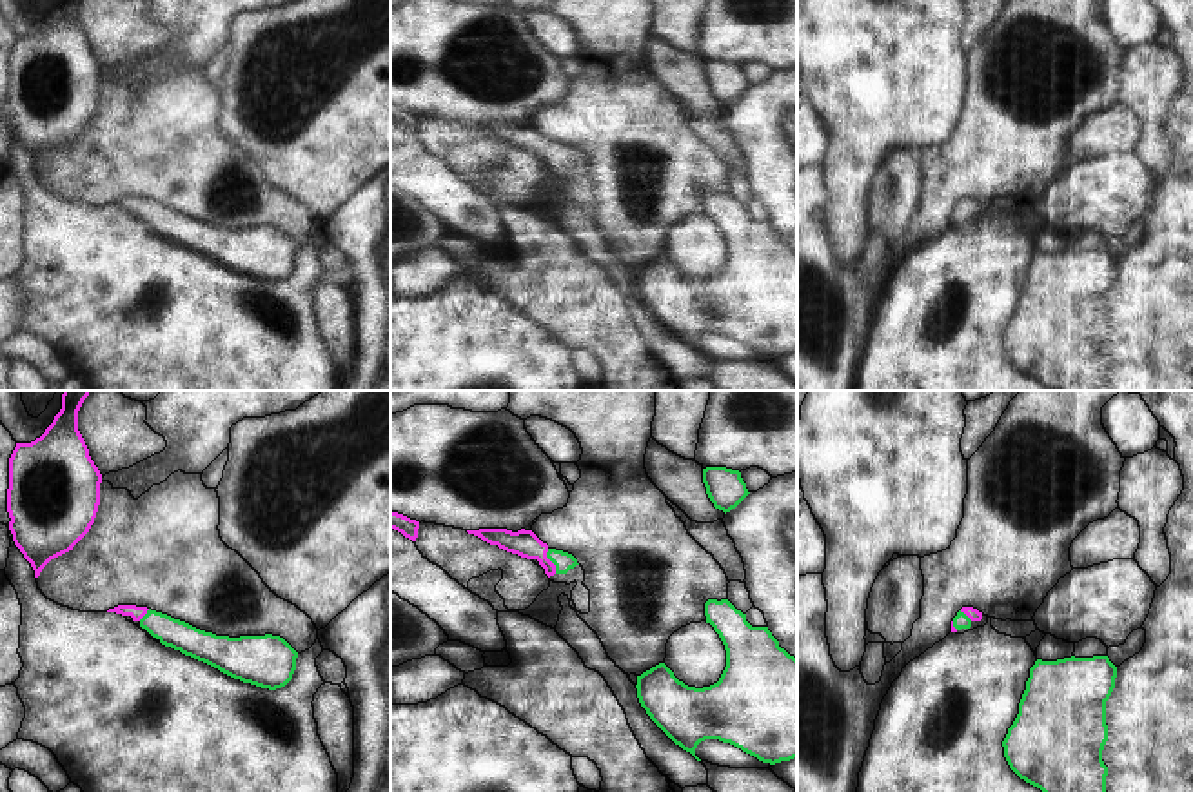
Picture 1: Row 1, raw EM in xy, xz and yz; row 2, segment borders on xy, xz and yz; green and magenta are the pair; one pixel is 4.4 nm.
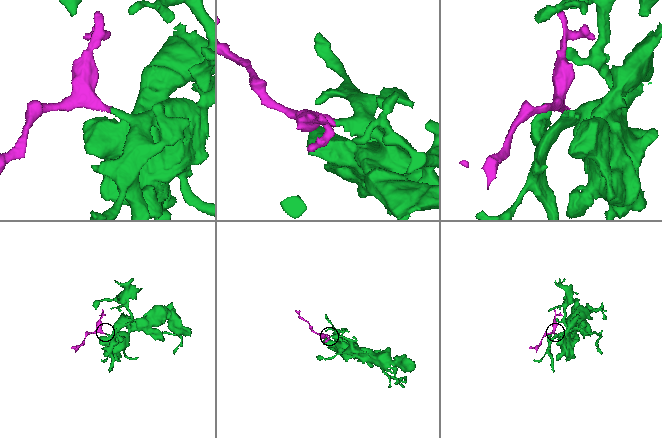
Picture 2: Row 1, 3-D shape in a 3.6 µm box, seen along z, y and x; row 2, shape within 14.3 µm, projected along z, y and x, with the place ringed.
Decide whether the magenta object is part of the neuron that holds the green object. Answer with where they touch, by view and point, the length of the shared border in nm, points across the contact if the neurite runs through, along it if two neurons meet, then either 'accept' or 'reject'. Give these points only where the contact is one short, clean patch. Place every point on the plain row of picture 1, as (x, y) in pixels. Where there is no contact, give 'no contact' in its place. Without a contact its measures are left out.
contact xz (551, 153); length 120 nm; way xz (563, 155), (551, 153), (525, 137); accept

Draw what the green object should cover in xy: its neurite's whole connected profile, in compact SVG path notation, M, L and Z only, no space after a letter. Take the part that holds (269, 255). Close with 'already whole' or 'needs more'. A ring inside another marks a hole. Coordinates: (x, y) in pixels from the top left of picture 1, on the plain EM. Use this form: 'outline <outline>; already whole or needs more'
outline M118 198L107 205L131 209L162 238L203 254L243 276L276 283L285 280L296 263L298 245L280 229L216 229L136 198Z; needs more

